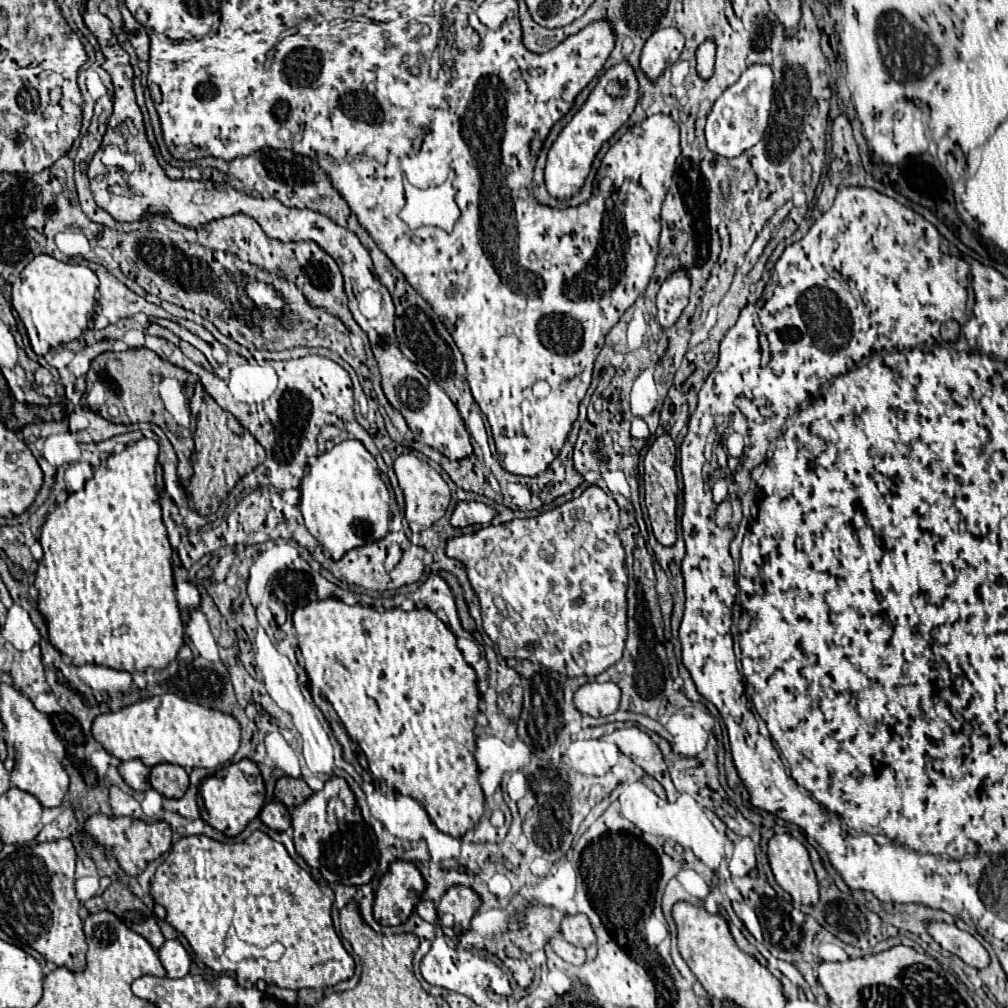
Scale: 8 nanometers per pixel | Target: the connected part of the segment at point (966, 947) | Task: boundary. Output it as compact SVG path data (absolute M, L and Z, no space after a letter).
M931 922L929 932L941 944L941 948L949 950L951 954L957 954L965 964L973 968L989 966L989 952L983 948L983 944L969 932L959 930L955 924Z

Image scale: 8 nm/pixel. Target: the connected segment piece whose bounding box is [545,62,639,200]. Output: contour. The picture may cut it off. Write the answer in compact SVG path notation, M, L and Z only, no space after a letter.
M627 62L613 66L601 76L601 80L589 94L583 108L571 118L571 122L565 126L565 130L559 134L559 138L549 150L545 166L545 184L551 196L565 200L575 196L577 190L581 190L597 152L627 122L629 114L637 104L637 98L639 98L639 84L633 68Z

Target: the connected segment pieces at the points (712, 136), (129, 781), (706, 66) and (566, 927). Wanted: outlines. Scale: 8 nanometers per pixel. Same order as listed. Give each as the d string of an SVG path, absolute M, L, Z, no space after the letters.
M759 64L759 78L739 78L713 104L713 110L707 116L705 126L707 148L719 156L735 158L741 152L755 146L767 128L771 100L773 100L773 70L767 64Z
M141 760L123 762L119 766L119 774L123 776L125 784L131 786L135 792L147 792L147 790L151 790L151 784L149 784L149 768Z
M707 38L699 48L697 48L697 72L703 78L709 78L713 74L713 62L715 62L715 42Z
M575 914L575 916L565 916L561 924L563 936L571 936L571 942L581 948L589 948L595 942L595 934L591 930L589 918L585 914Z

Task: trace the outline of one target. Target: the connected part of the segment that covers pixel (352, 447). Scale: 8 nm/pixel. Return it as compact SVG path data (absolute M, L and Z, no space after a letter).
M345 440L321 454L301 480L299 510L311 536L339 560L345 552L385 538L389 532L389 490L377 472L367 448L357 440Z

